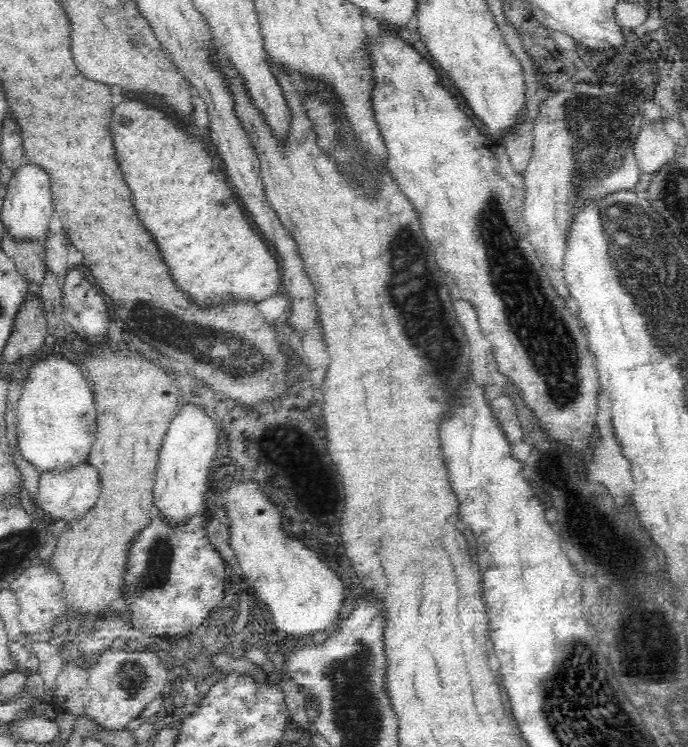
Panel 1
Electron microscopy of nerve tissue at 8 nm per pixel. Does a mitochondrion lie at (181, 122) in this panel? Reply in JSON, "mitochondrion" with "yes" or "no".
{"mitochondrion":"no"}

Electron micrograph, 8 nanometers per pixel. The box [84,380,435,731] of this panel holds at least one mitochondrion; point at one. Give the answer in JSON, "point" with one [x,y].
{"point":[158,560]}

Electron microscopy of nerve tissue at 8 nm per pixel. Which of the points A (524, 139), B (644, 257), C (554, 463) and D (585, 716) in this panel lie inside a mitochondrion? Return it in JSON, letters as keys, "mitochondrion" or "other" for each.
{"A":"other","B":"mitochondrion","C":"other","D":"mitochondrion"}

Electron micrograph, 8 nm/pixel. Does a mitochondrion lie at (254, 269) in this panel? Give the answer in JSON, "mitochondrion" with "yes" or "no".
{"mitochondrion":"no"}

